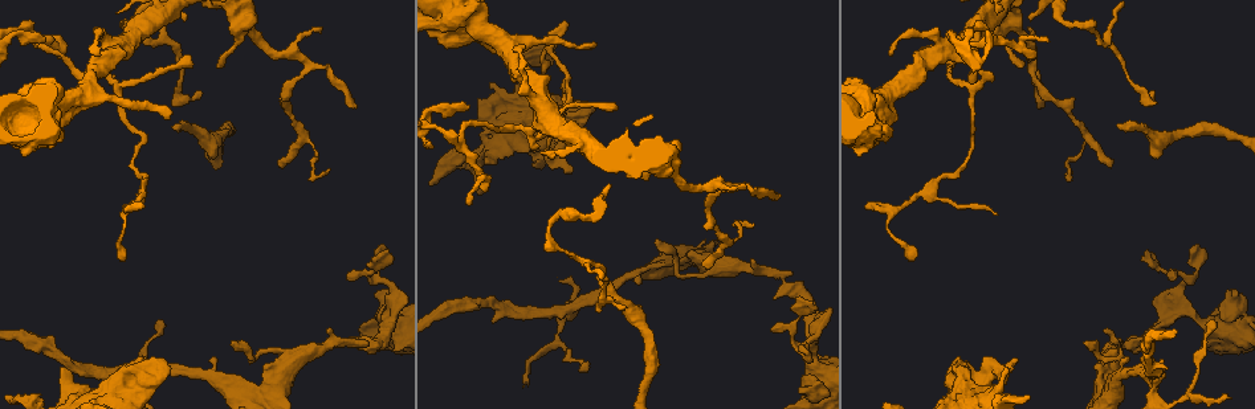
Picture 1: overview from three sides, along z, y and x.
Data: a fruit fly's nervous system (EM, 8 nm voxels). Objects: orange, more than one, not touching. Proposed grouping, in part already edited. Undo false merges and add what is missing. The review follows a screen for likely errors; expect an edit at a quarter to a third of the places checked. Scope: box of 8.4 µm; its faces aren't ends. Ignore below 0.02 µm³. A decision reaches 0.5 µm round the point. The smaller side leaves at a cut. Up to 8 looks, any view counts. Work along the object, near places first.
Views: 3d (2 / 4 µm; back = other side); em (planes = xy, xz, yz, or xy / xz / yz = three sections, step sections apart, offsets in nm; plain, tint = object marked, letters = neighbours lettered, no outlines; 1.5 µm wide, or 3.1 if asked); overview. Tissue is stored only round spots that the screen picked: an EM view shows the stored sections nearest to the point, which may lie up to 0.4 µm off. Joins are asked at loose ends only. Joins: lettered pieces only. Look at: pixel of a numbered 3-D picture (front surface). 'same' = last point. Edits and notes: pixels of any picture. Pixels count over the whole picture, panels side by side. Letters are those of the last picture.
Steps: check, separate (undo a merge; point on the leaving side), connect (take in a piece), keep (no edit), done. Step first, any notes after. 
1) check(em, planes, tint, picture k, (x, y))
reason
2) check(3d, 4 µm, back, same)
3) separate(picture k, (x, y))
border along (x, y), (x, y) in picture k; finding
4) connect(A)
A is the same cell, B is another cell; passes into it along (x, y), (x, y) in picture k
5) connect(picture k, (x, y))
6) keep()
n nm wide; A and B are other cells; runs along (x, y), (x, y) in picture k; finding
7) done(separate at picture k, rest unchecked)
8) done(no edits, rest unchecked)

check(em, planes, letters, picture 1, (745, 185))
thin end

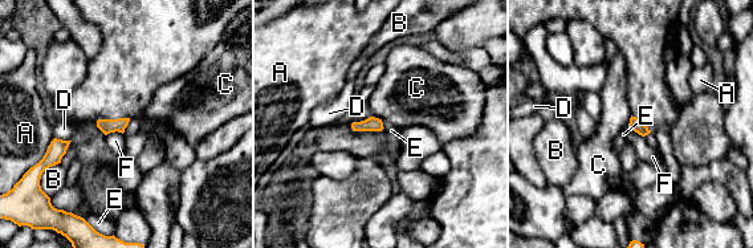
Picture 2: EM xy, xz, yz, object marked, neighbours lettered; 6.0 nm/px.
keep()
80 nm wide; A, B, C, D, E and F are other cells; no lettered piece goes on from it

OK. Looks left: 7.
check(em, yz, step 8, letters, picture 1, (953, 64))
thin end

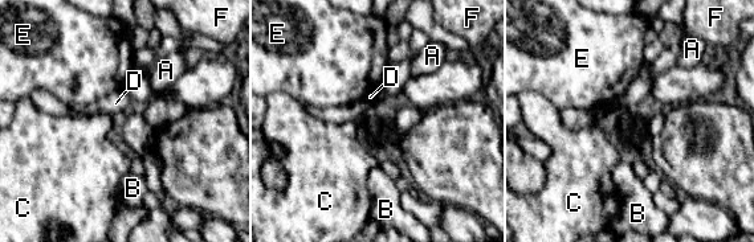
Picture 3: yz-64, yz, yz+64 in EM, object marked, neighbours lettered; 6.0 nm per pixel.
check(em, planes, letters, same)

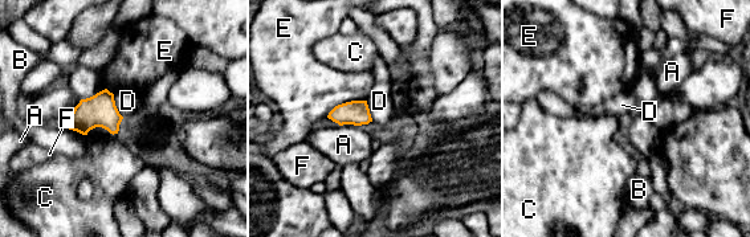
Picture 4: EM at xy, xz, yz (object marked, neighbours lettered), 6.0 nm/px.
keep()
A, B, C, D, E and F are other cells; border along (358, 125), (339, 126) in picture 4; no lettered piece goes on from it

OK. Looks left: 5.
check(em, xy, step 4, tint, picture 1, (518, 130))
sharp bend

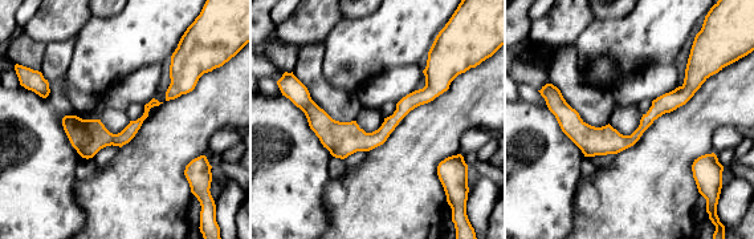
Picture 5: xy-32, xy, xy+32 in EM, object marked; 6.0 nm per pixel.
check(em, xy, step 4, letters, same)

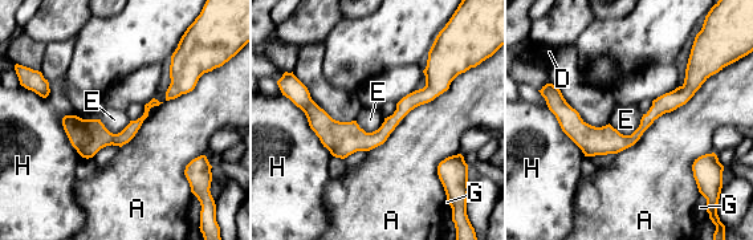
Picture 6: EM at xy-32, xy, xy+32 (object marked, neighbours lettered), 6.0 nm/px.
keep()
A, D, E, G and H are other cells; one neuron here

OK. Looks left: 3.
done(no edits, rest unchecked)

